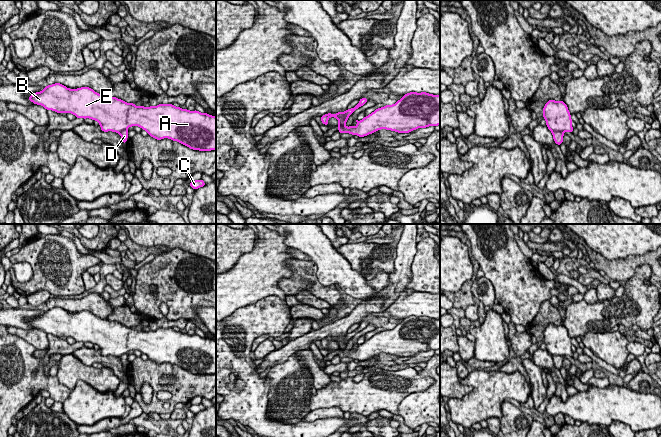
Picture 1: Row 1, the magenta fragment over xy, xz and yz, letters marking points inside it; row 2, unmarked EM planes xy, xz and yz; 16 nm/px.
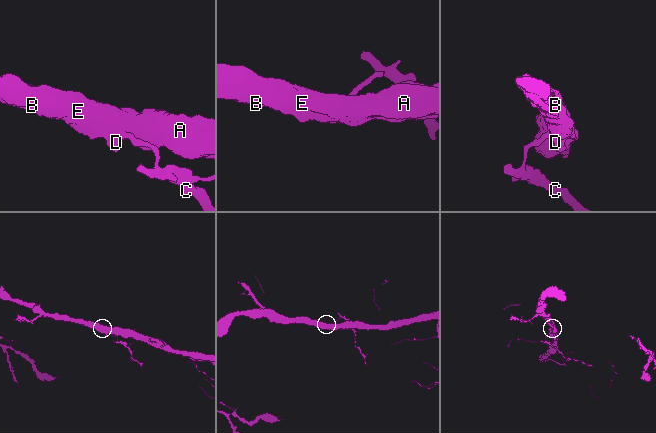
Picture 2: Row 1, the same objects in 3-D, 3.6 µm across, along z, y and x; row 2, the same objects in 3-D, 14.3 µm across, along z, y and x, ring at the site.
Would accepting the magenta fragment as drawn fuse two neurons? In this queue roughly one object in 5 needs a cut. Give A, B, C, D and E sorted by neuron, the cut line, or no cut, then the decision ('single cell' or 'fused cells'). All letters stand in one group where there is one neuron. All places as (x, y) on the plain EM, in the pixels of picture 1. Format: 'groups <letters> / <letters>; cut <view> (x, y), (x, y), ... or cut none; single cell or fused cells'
groups A B E / C D; cut yz (551, 354), (562, 356); fused cells

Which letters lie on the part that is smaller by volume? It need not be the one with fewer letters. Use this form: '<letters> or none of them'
C, D

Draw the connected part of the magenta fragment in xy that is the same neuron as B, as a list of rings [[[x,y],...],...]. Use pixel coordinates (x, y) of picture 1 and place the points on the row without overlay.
[[[55,307],[46,310],[42,315],[28,321],[33,328],[42,329],[46,334],[57,337],[72,337],[76,342],[90,342],[96,344],[103,356],[116,356],[131,350],[139,350],[148,356],[148,359],[161,364],[164,362],[177,365],[192,374],[216,374],[216,340],[200,337],[197,334],[189,335],[175,331],[173,328],[159,328],[157,330],[136,330],[116,321],[109,321],[95,316],[90,311],[69,313],[63,308]]]

